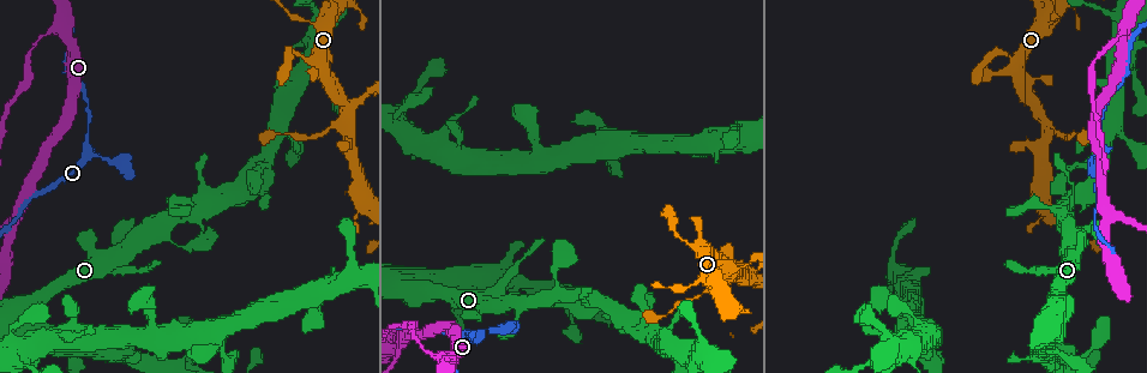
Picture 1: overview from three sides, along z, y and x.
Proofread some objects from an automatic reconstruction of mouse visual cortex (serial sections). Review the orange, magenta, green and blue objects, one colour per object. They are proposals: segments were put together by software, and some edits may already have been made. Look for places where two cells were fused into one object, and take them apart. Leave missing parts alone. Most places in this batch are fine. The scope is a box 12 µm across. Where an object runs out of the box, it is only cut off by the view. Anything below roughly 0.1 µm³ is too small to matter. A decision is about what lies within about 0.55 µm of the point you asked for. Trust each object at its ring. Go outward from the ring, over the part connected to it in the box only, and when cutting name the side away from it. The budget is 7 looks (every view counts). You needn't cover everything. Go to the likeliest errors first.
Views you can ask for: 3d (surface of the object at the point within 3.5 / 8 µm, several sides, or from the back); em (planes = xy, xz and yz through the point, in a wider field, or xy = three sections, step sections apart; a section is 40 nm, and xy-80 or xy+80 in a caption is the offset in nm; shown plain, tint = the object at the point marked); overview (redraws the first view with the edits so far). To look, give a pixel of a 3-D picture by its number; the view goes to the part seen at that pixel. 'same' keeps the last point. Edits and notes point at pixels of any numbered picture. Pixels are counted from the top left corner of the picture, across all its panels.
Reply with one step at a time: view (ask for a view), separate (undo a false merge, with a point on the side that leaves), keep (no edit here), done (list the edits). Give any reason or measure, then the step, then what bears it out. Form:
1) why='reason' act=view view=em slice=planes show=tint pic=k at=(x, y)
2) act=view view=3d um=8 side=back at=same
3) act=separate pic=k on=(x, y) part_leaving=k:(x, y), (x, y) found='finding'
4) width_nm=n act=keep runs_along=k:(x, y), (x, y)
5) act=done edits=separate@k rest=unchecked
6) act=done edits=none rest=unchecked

act=view view=3d um=3.5 pic=1 at=(344, 121)

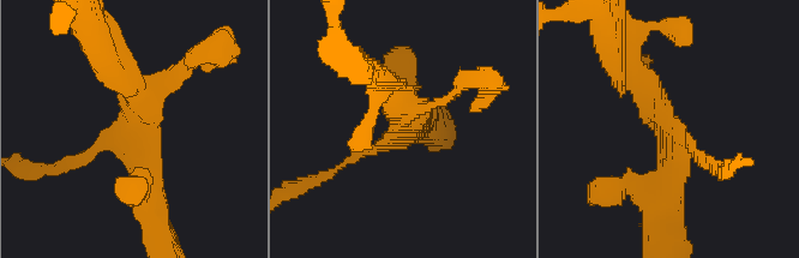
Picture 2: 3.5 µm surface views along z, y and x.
arms=4 arm_widths_nm=150,150,300,350 why='need the tissue' act=view view=em slice=planes show=tint pic=2 at=(404, 127)

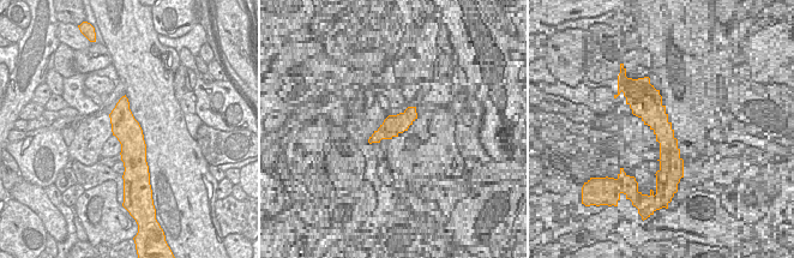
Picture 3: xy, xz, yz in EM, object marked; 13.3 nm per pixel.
act=keep runs_along=2:(622, 62), (671, 128), (661, 199) found='one cell here'

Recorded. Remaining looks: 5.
why='sudden change in width' act=view view=3d um=3.5 pic=1 at=(88, 128)

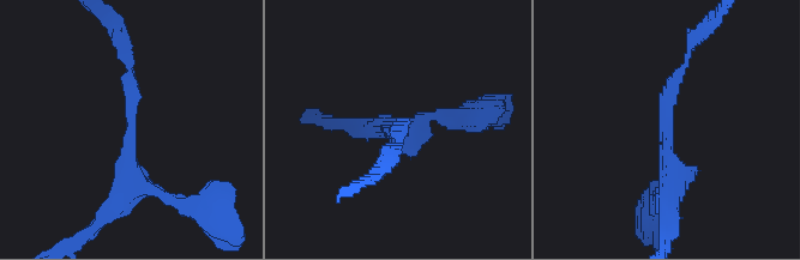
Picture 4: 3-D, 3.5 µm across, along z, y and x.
arm_widths_nm=150,350 why='need the tissue' act=view view=em slice=xy step=5 show=plain pic=4 at=(128, 123)

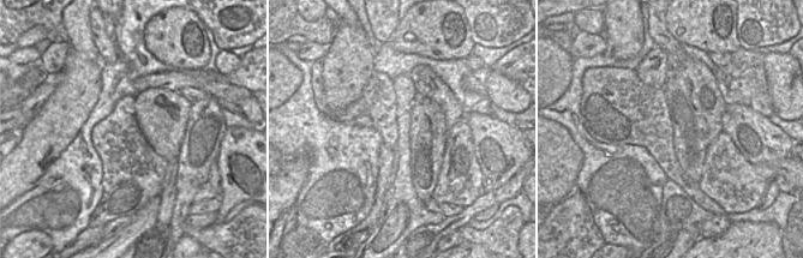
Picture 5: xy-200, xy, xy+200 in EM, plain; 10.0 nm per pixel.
act=view view=em slice=xy step=5 show=tint at=same

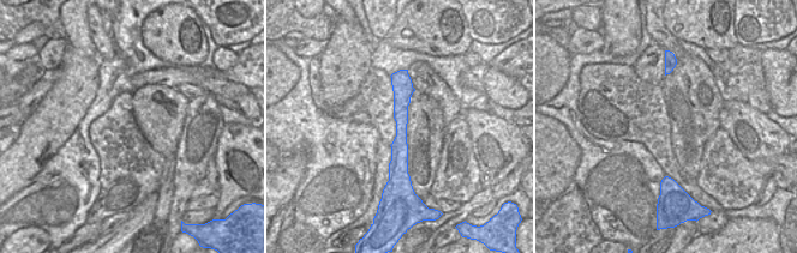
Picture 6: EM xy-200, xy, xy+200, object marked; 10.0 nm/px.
act=keep runs_along=6:(406, 77), (399, 173), (393, 180) found='all the same cell'

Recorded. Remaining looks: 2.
why='small branch off a trunk' act=view view=3d um=3.5 pic=1 at=(55, 30)

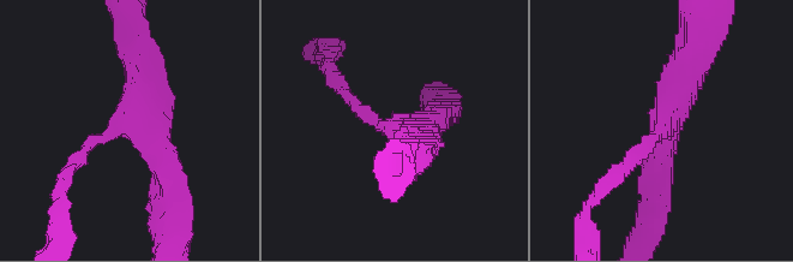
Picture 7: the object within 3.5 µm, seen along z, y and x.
act=view view=em slice=planes show=tint pic=7 at=(397, 126)

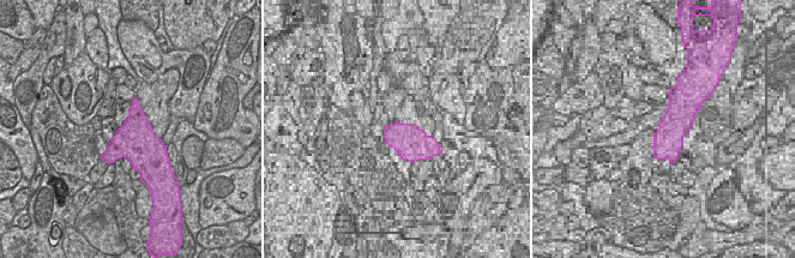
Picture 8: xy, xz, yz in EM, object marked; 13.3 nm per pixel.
arms=3 act=keep runs_along=7:(169, 194), (132, 123), (77, 160) found='all the same cell'

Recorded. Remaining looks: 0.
act=done edits=none rest=unchecked

